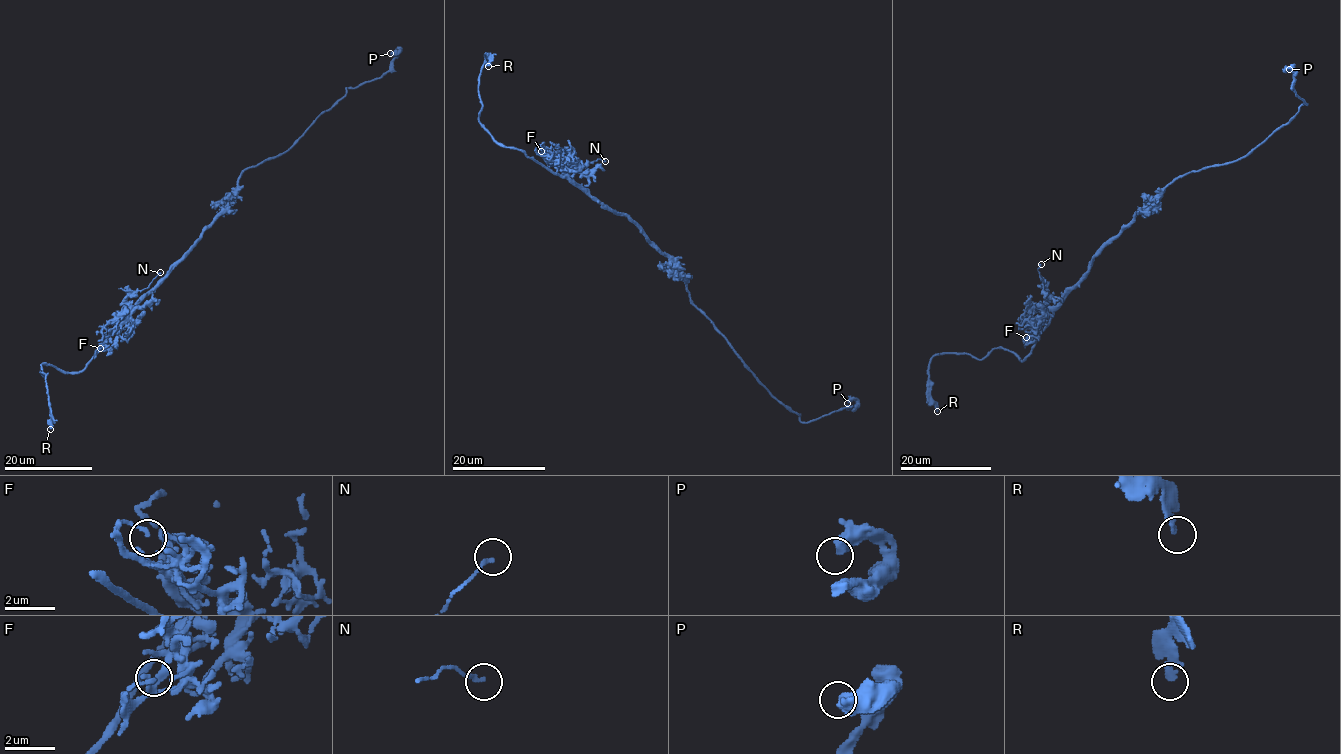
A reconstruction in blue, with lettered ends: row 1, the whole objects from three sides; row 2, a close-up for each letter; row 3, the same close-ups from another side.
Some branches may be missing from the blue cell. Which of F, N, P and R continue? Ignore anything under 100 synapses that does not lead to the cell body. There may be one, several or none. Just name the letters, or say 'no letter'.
R

